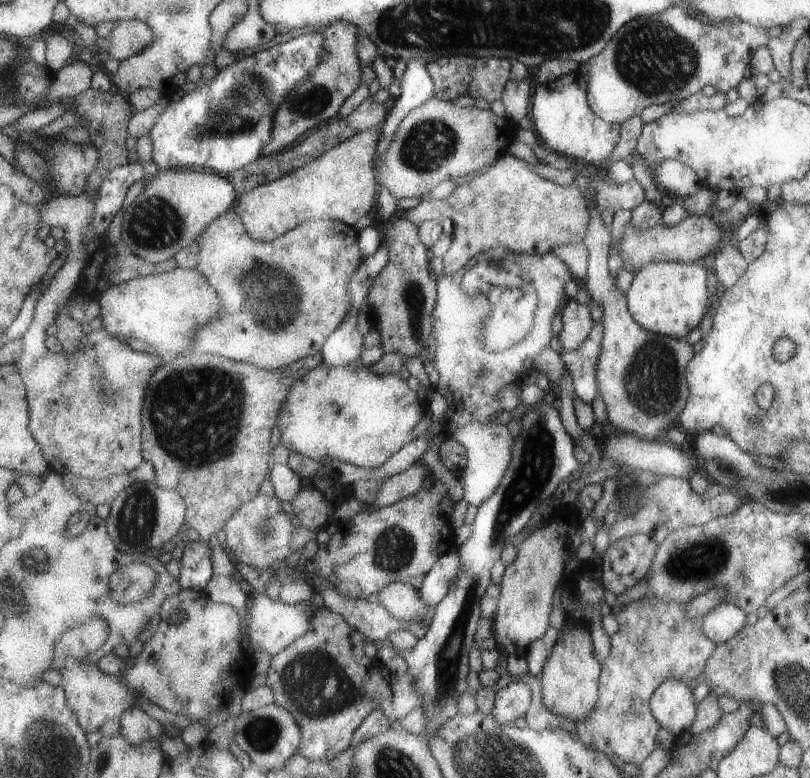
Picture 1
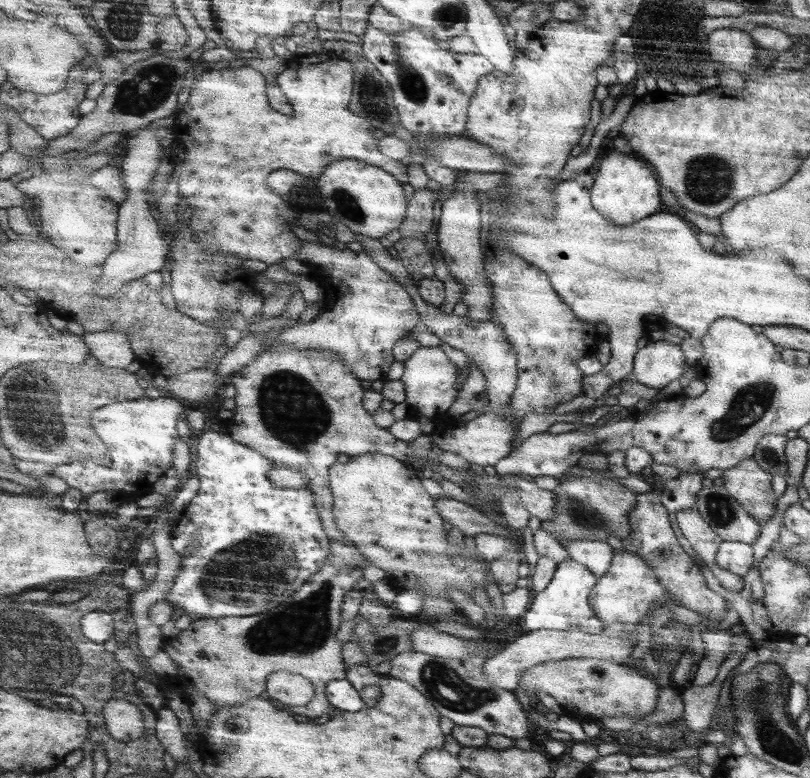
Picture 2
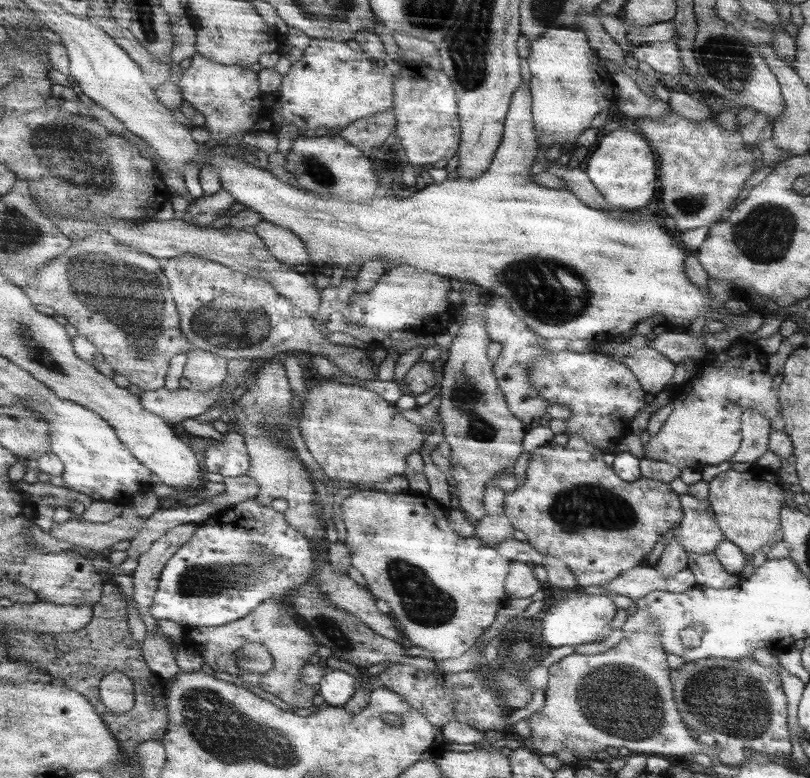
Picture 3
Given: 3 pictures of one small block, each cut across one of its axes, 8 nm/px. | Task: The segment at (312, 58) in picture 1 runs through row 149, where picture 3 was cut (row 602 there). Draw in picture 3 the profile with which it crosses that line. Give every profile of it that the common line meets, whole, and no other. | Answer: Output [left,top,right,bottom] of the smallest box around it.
[151,498,317,628]

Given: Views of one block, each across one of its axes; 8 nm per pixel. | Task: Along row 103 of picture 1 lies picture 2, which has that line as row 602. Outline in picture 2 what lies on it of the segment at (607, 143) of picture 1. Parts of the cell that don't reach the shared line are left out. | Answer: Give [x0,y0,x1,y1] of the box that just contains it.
[521,558,605,634]

